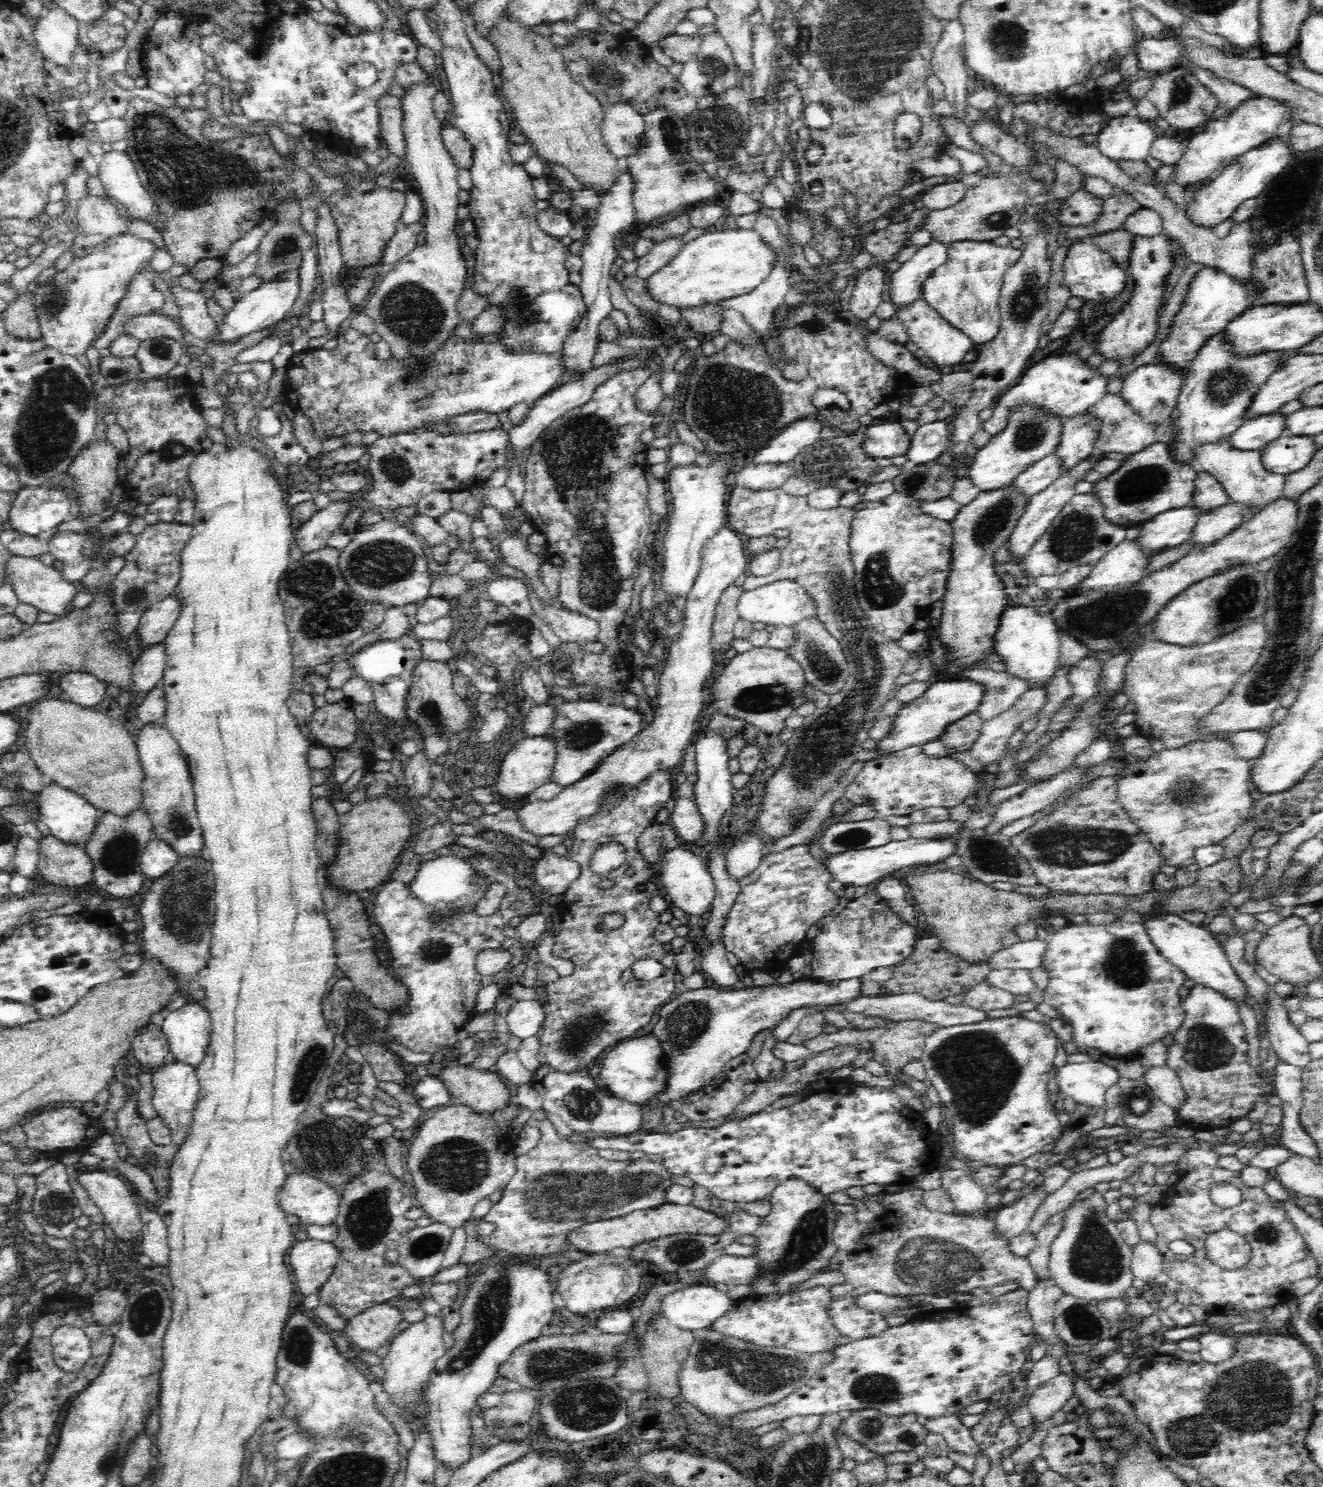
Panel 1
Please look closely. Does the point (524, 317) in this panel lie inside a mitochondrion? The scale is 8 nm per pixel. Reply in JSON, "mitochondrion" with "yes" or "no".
{"mitochondrion":"yes"}

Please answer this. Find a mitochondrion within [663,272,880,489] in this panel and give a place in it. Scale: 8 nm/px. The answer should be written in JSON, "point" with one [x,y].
{"point":[727,401]}

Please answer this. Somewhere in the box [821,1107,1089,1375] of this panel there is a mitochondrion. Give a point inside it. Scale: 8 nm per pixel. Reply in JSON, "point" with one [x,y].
{"point":[927,1261]}

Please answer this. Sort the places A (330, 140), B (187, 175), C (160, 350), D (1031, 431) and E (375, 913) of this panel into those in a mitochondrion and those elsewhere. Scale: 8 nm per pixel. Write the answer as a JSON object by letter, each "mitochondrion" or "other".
{"A":"other","B":"mitochondrion","C":"mitochondrion","D":"mitochondrion","E":"other"}

